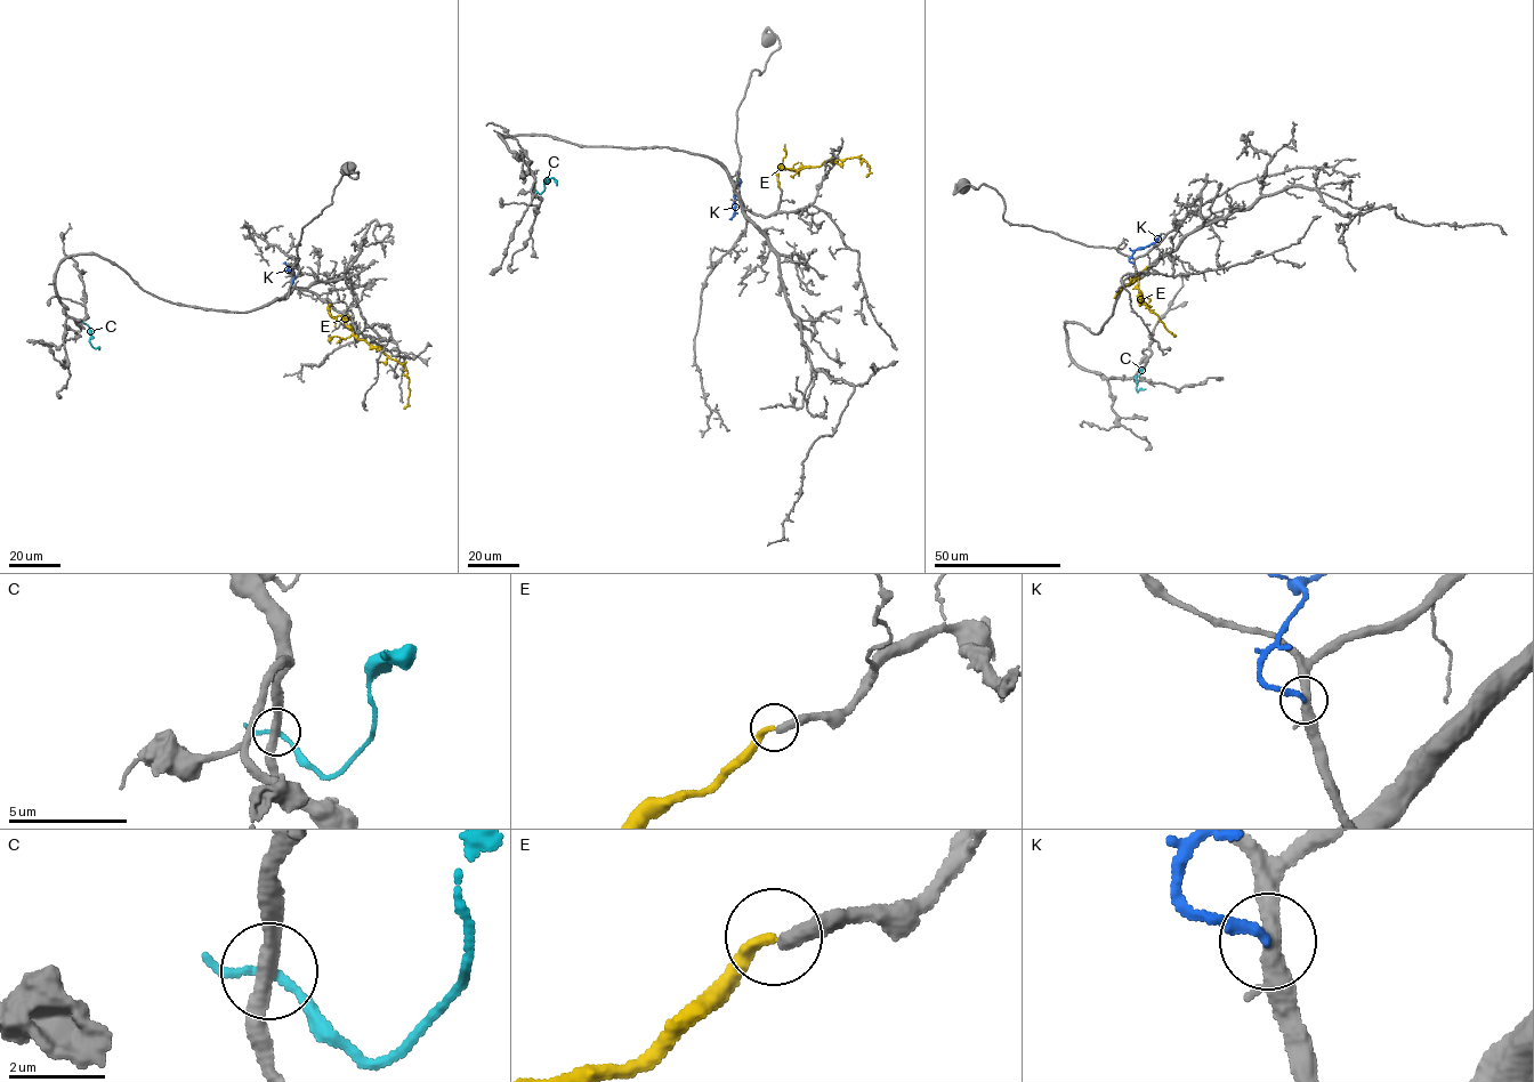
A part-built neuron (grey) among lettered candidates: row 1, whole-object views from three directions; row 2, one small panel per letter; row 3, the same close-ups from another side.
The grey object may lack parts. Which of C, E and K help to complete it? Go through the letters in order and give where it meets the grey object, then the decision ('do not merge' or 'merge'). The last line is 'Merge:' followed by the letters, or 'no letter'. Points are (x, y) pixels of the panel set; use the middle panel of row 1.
C: (534, 188) | do not merge
E: (780, 188) | merge
K: (739, 183) | do not merge
Merge: E

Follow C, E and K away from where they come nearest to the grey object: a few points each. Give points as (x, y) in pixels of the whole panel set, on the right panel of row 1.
C: (1138, 370), (1144, 369), (1136, 378), (1136, 389), (1146, 389)
E: (1148, 266), (1131, 281), (1138, 279), (1141, 301), (1176, 336)
K: (1133, 263), (1129, 260), (1133, 251), (1154, 242), (1160, 234)

